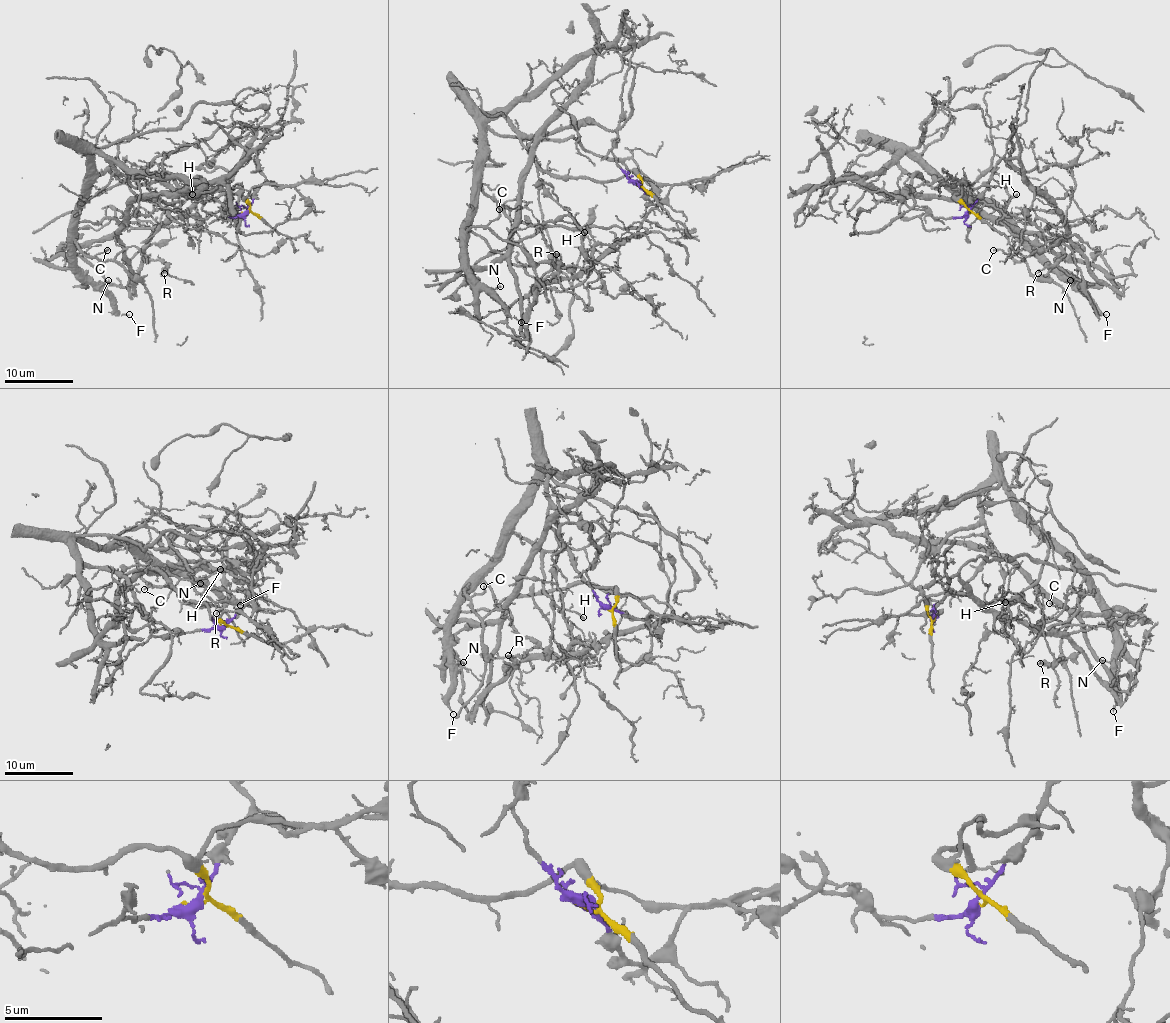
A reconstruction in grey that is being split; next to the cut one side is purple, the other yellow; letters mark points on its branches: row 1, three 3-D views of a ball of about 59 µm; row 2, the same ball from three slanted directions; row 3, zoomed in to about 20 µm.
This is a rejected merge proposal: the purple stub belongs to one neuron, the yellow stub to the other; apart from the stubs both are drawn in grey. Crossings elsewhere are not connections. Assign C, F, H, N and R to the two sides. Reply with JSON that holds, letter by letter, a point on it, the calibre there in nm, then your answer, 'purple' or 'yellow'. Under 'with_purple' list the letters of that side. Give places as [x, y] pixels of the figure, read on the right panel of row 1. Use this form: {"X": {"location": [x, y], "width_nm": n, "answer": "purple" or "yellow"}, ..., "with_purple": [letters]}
{"C": {"location": [993, 250], "width_nm": 150, "answer": "yellow"}, "F": {"location": [1106, 314], "width_nm": 100, "answer": "yellow"}, "H": {"location": [1016, 194], "width_nm": 190, "answer": "yellow"}, "N": {"location": [1070, 280], "width_nm": 120, "answer": "yellow"}, "R": {"location": [1038, 273], "width_nm": 160, "answer": "purple"}, "with_purple": ["R"]}

